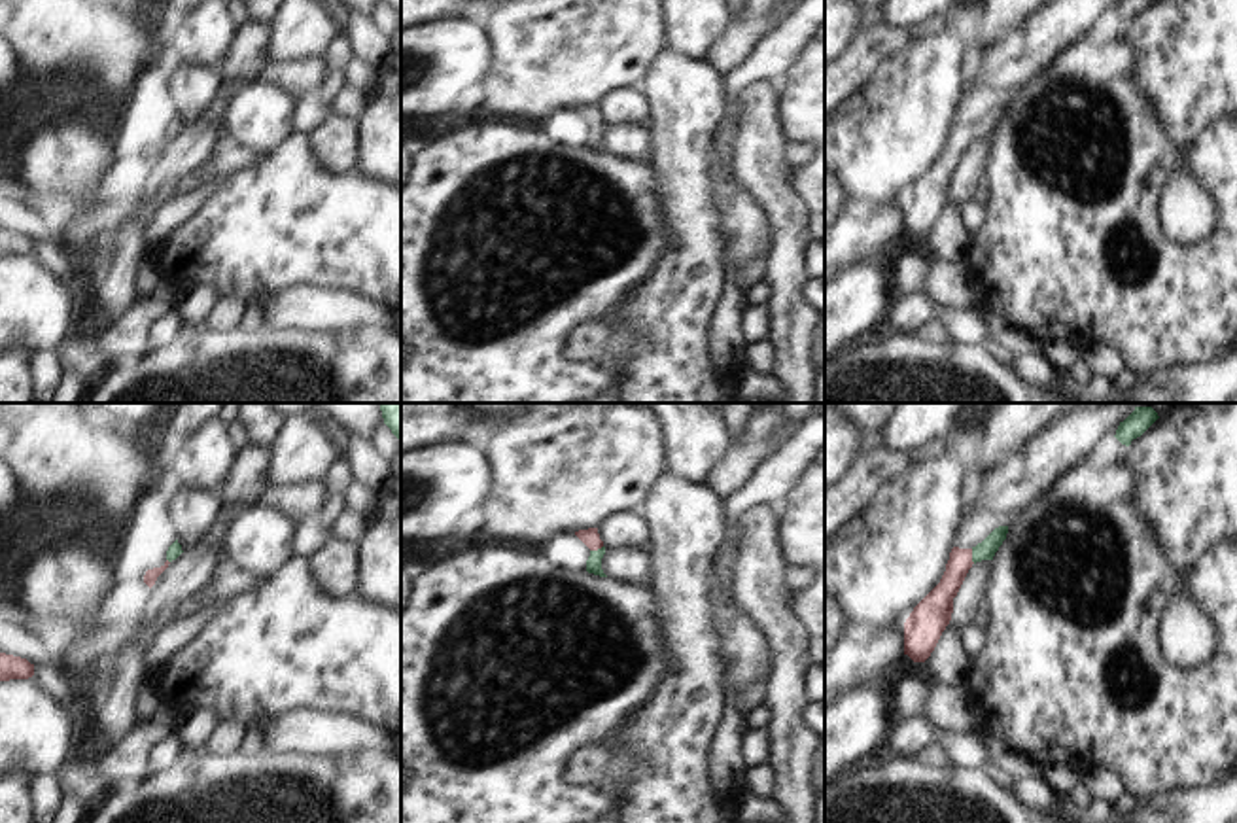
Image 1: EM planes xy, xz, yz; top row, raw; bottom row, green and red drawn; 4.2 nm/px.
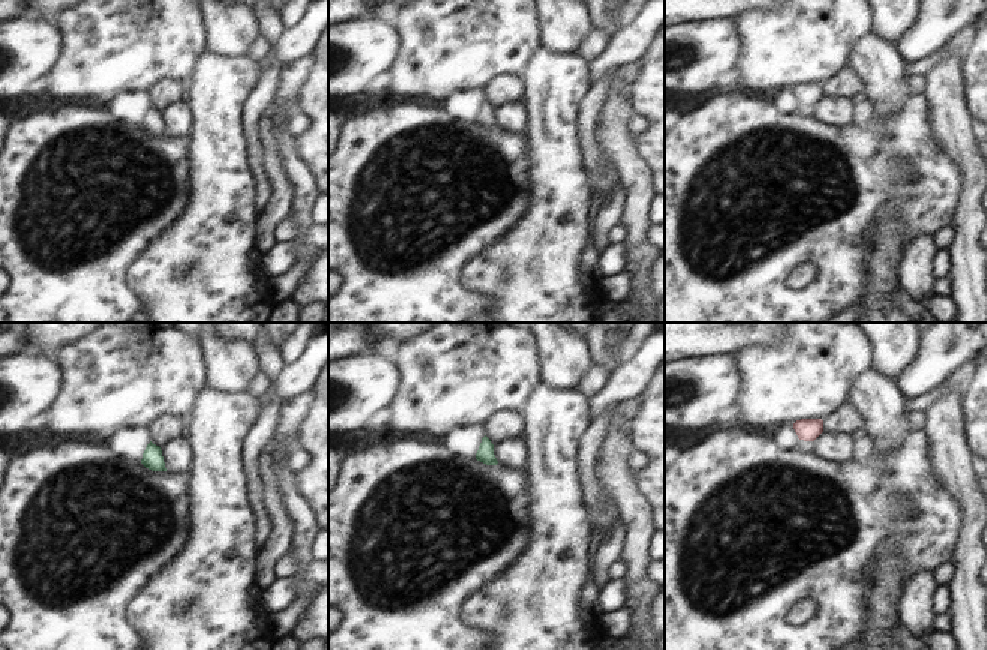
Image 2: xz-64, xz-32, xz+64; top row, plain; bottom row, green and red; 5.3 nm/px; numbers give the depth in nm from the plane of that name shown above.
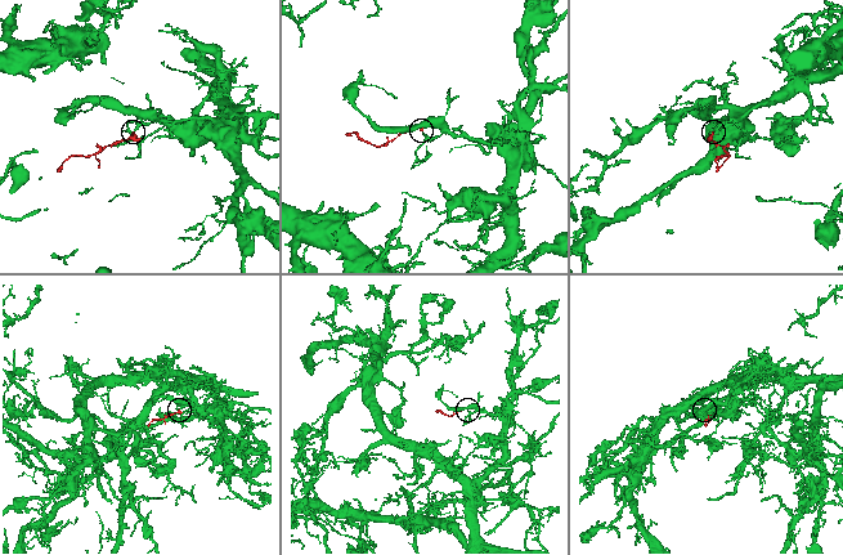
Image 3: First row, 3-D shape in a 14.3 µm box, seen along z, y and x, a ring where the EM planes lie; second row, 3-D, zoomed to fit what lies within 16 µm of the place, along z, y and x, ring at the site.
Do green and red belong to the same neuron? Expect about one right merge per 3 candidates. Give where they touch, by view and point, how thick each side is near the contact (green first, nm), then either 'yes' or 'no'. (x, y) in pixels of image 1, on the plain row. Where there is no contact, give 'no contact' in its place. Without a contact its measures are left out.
yz (973, 133) | 80/130 nm | yes

